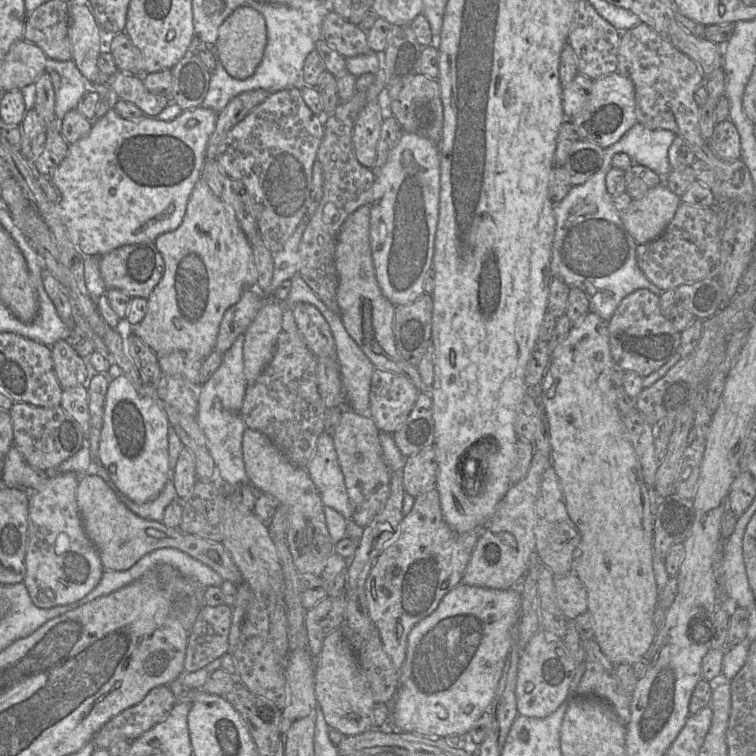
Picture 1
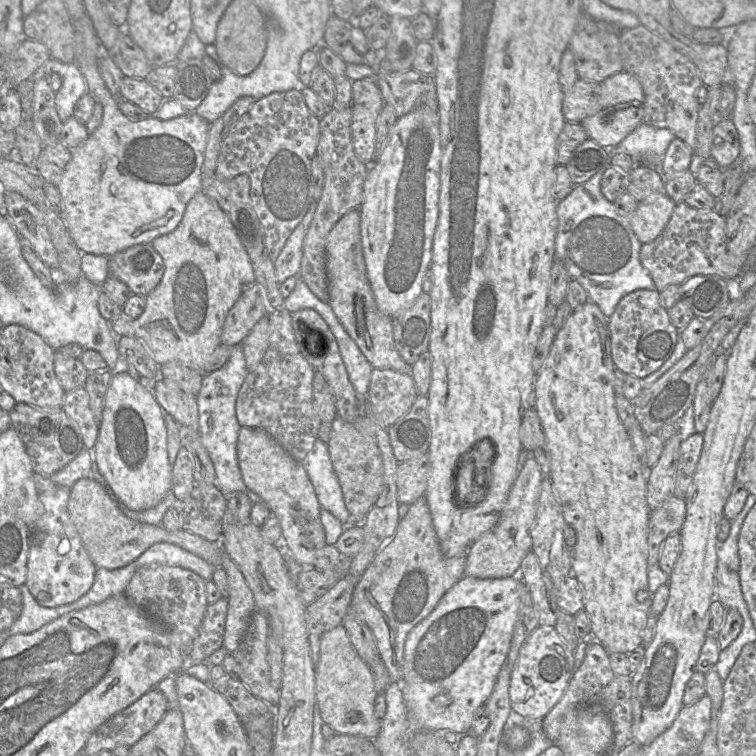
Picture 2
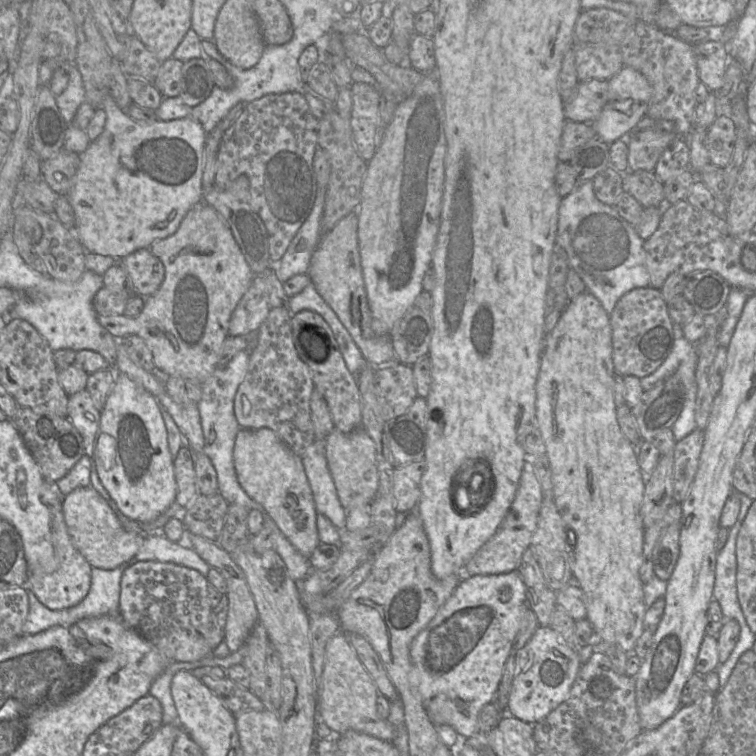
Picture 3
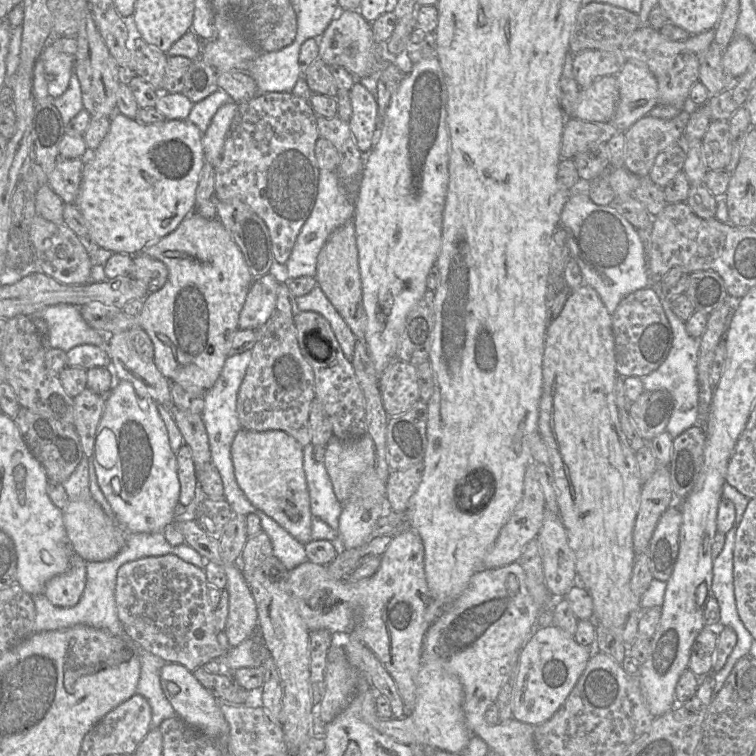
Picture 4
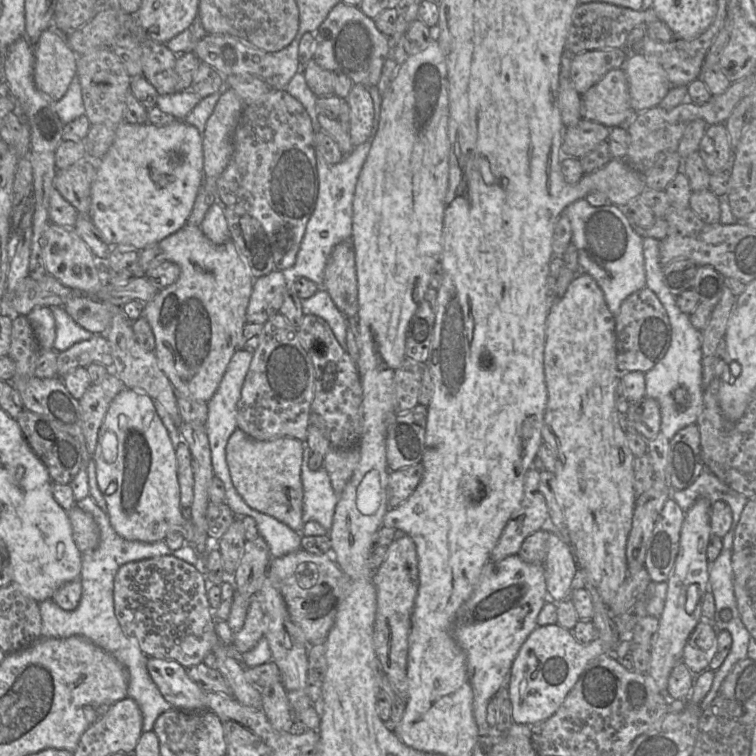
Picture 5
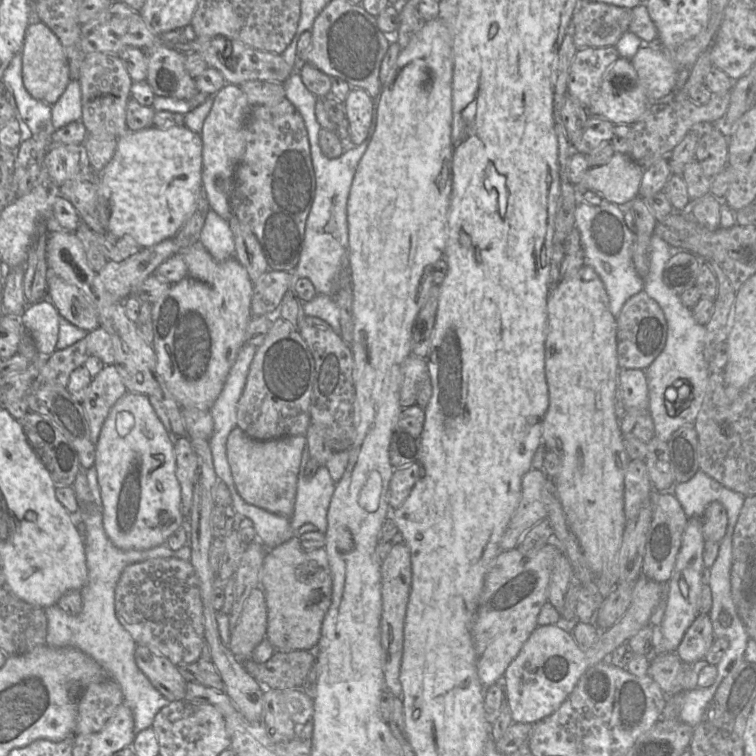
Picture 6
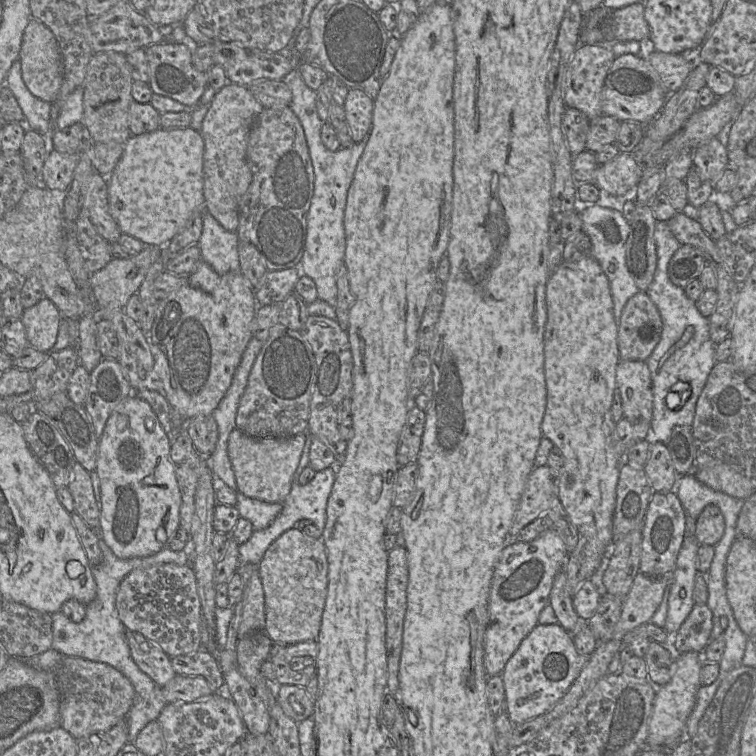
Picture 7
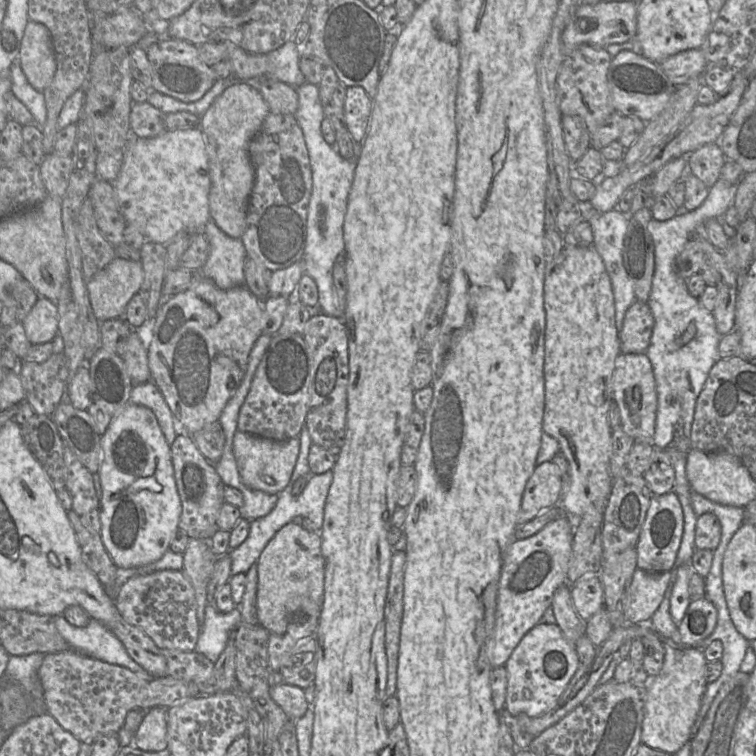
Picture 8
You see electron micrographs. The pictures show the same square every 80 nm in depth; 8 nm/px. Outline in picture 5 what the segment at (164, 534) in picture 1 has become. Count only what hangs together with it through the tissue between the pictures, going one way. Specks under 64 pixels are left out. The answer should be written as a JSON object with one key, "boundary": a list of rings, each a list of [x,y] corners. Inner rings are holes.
{"boundary":[[[77,505],[67,513],[72,525],[73,539],[79,551],[83,554],[95,549],[99,544],[100,531],[93,516]]]}

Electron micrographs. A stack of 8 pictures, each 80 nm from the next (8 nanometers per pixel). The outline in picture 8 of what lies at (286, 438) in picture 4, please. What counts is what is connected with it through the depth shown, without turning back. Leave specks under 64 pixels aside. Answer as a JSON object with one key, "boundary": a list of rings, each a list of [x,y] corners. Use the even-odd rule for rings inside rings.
{"boundary":[[[237,430],[233,438],[233,453],[245,486],[253,490],[278,495],[288,485],[300,450],[299,437],[285,441],[262,438]]]}

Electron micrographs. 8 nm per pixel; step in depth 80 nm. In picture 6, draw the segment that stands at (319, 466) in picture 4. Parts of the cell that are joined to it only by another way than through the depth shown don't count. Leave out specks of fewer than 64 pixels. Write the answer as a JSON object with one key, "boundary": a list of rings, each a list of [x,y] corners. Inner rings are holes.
{"boundary":[[[307,460],[298,474],[295,506],[289,519],[290,525],[294,531],[298,531],[304,524],[311,523],[325,534],[328,527],[328,509],[336,483],[325,466],[320,466],[312,478],[306,477],[304,474],[306,464]]]}

